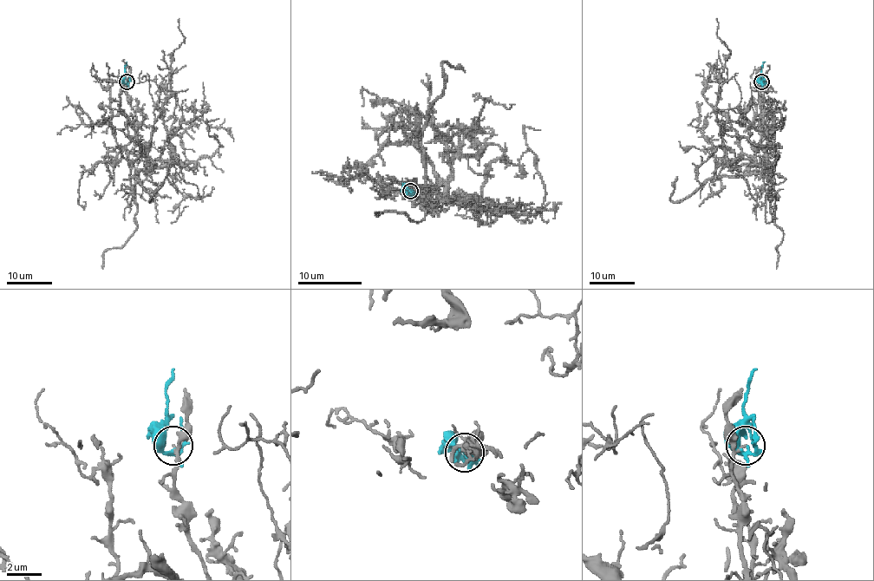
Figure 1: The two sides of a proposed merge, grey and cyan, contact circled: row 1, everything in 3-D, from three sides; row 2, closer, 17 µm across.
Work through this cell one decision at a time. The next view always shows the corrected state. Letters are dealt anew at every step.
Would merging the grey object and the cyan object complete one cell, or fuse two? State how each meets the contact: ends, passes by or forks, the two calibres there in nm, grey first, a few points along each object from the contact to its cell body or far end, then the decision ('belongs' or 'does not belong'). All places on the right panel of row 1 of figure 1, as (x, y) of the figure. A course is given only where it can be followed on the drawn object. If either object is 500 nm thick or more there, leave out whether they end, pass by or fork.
grey passes by; cyan forks; calibres 110 and 150 nm; course grey (761, 81), (760, 122), (771, 128), (766, 171), (733, 166), (725, 153), (716, 104), (729, 50), (716, 18); course cyan (761, 81), (759, 82), (759, 75), (765, 62); does not belong

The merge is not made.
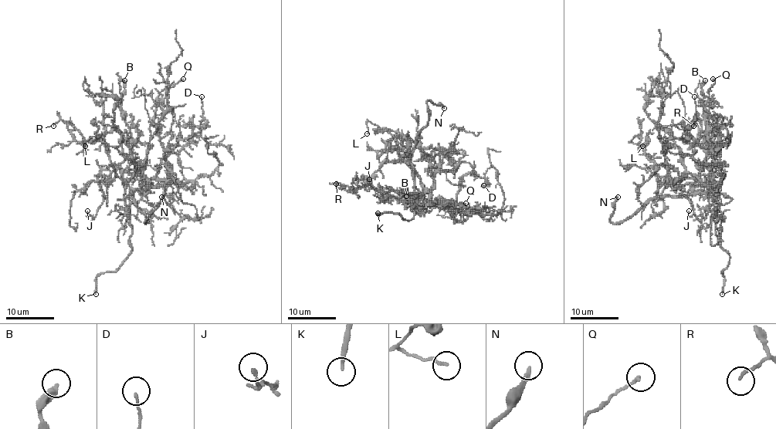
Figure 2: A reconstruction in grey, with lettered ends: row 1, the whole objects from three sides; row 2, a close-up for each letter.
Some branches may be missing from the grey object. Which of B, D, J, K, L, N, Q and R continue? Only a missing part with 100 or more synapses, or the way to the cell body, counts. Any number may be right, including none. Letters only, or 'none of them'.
K, N

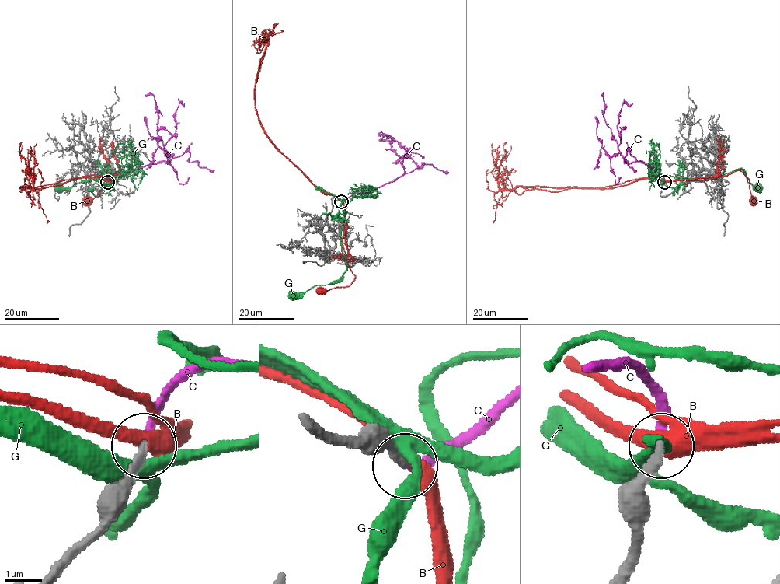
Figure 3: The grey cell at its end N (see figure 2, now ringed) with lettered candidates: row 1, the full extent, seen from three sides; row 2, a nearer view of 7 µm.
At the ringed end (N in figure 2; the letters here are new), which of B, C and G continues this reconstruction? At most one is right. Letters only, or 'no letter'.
C

